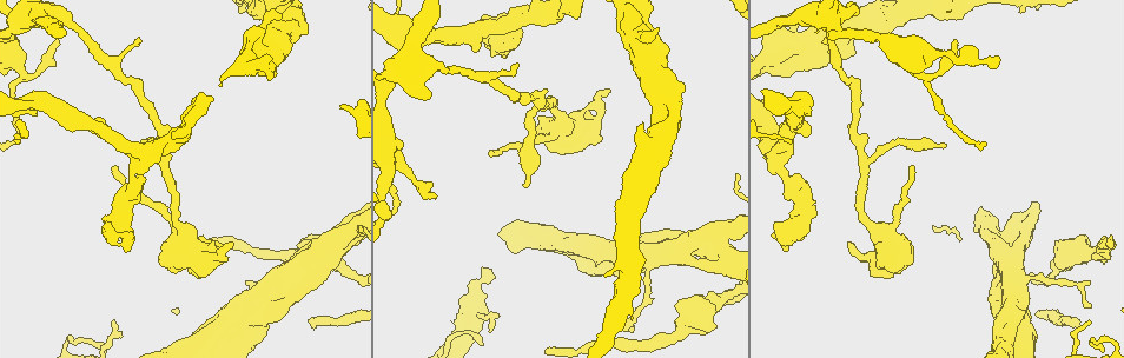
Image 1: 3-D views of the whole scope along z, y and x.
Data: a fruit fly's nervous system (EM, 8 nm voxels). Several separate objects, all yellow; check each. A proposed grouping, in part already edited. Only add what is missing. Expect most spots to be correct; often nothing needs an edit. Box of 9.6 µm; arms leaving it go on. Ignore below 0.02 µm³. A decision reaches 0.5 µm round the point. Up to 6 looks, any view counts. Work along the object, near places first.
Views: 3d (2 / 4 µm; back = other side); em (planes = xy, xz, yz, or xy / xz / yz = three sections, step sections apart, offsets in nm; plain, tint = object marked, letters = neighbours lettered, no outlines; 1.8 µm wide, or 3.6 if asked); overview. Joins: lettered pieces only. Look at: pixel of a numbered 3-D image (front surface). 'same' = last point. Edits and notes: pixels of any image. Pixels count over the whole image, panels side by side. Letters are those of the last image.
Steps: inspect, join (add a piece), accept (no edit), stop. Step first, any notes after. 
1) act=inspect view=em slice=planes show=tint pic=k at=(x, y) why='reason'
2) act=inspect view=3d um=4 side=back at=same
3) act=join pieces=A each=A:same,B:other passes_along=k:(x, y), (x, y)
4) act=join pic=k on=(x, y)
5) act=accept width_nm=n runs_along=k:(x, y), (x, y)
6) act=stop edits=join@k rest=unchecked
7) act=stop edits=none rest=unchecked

act=inspect view=3d um=4 side=back pic=1 at=(313, 321) why='an open end'

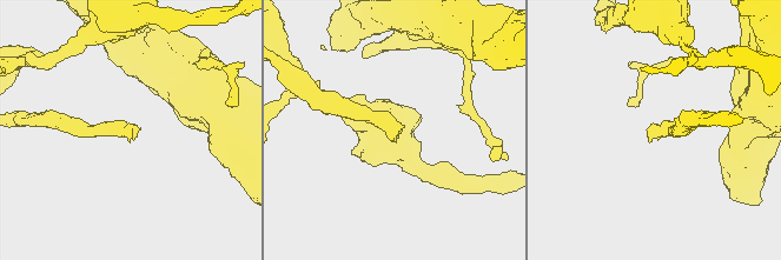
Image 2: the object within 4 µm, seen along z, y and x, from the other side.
act=inspect view=em slice=planes show=tint pic=2 at=(394, 141)

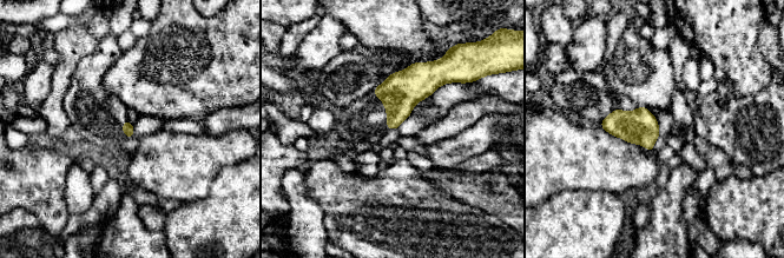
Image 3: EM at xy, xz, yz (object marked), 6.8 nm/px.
act=inspect view=em slice=planes show=letters at=same why='what lies round it'

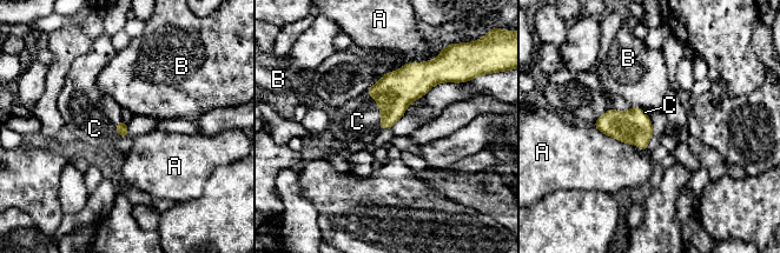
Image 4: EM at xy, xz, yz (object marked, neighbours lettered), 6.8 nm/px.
act=join pic=4 on=(357, 121) longest_contact=A:360nm each=A:other,B:other,C:same passes_along=4:(396, 90), (381, 108), (357, 121) found='it goes on there'

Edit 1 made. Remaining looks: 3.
act=inspect view=overview

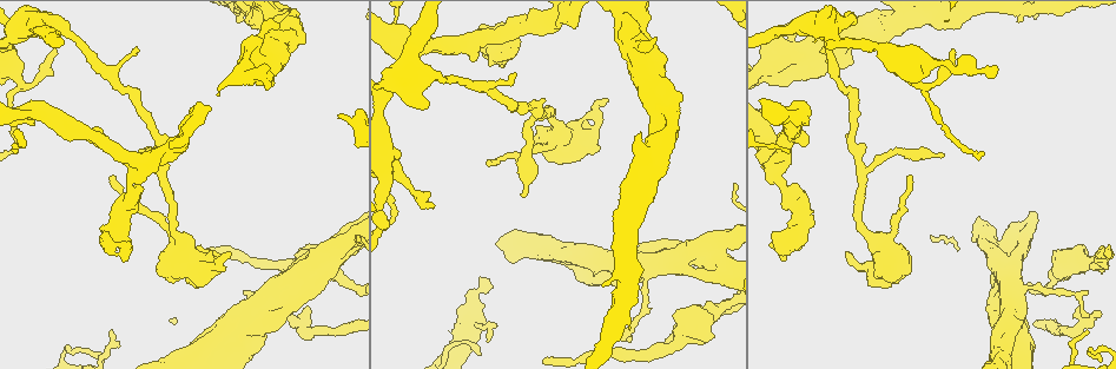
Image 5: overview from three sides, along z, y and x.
act=inspect view=em slice=planes show=tint pic=5 at=(707, 253) why='calibre changes'

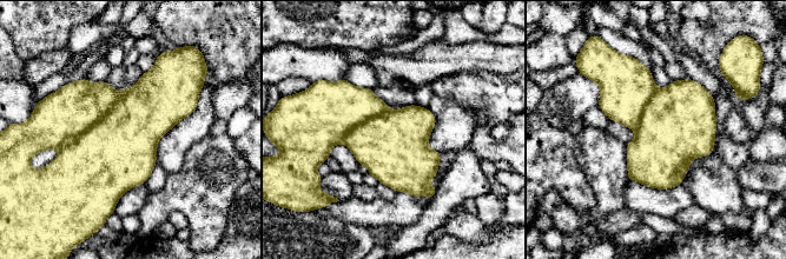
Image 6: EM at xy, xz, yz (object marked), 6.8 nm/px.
act=inspect view=em slice=planes show=letters at=same why='what lies round it'

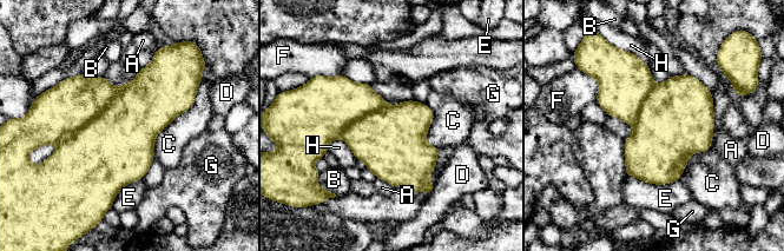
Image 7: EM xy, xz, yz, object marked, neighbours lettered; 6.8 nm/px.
act=accept width_nm=480 each=A:other,B:other,C:other,D:other,E:other,F:other,G:other,H:other border=7:(198, 85), (156, 137), (153, 159) found='no lettered piece goes on from it'

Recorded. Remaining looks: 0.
act=stop edits=join@4 rest=unchecked

